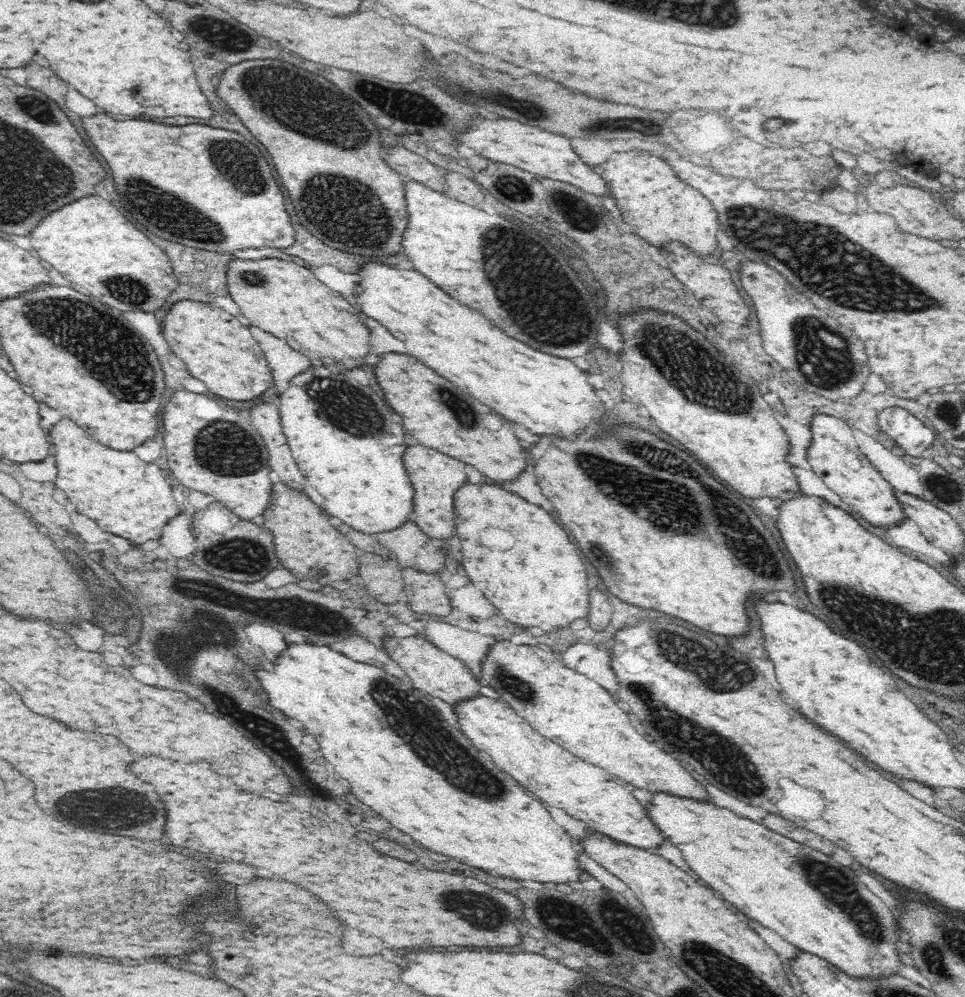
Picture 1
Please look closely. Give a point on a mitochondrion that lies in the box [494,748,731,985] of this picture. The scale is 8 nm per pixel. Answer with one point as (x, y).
(596, 934)

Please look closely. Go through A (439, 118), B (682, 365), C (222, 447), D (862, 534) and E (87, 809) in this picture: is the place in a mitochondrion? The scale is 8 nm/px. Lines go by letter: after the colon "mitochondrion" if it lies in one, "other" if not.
A: mitochondrion
B: mitochondrion
C: mitochondrion
D: other
E: mitochondrion

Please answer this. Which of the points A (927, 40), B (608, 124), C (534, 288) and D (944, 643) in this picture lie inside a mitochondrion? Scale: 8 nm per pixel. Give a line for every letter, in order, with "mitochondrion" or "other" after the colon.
A: other
B: mitochondrion
C: mitochondrion
D: mitochondrion

